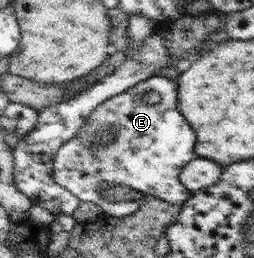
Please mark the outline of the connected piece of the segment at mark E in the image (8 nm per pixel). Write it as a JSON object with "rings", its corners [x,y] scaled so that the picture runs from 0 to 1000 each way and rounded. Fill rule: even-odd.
{"rings":[[[602,291],[394,403],[354,442],[346,469],[335,469],[303,523],[236,566],[209,624],[217,705],[307,764],[315,787],[346,783],[378,795],[386,829],[449,841],[516,837],[547,814],[551,783],[543,771],[413,779],[398,752],[398,725],[413,709],[469,709],[469,717],[528,733],[543,760],[598,760],[657,779],[665,791],[709,795],[740,779],[756,748],[724,725],[705,698],[705,678],[720,647],[772,609],[772,516],[697,419],[697,345],[697,310]],[[409,504],[445,516],[445,547],[382,547],[390,516]]]}

